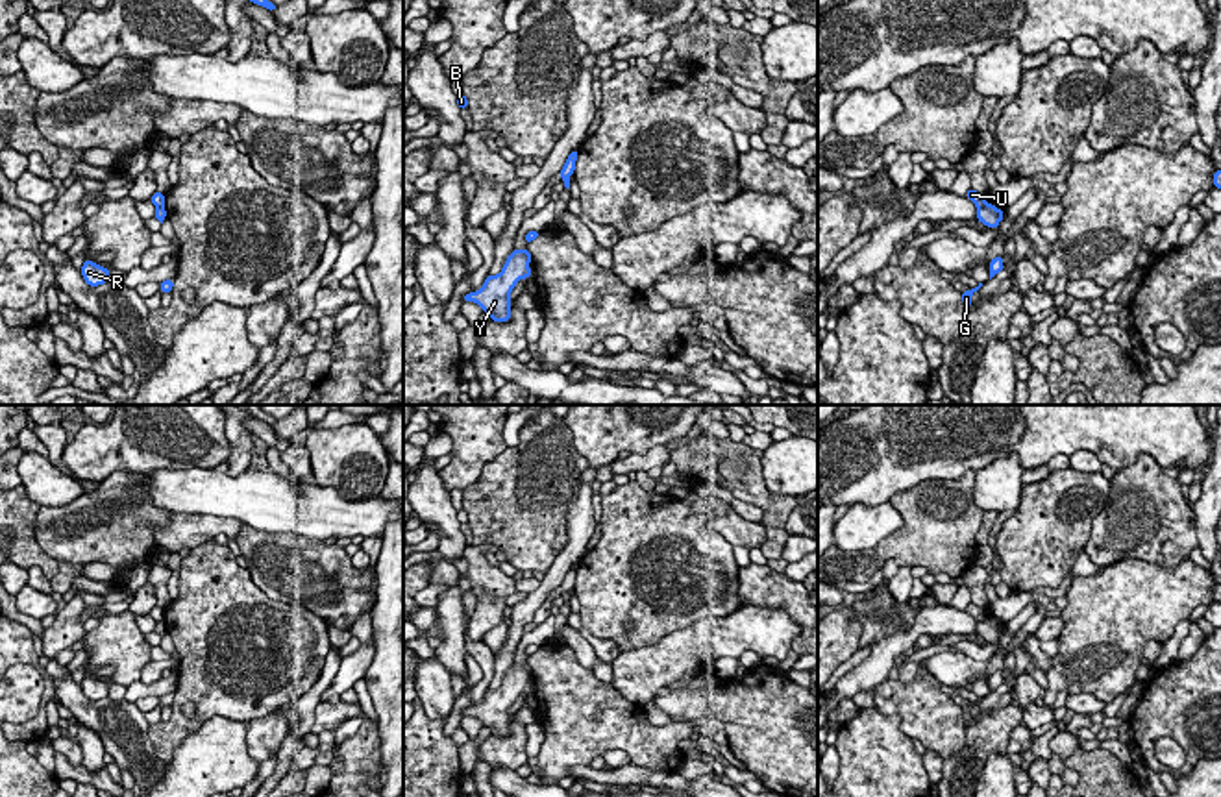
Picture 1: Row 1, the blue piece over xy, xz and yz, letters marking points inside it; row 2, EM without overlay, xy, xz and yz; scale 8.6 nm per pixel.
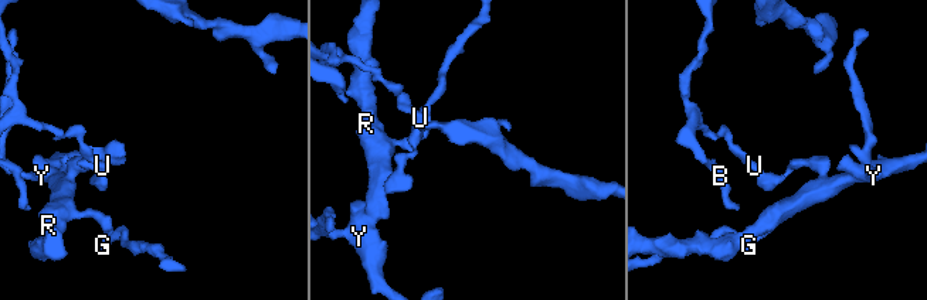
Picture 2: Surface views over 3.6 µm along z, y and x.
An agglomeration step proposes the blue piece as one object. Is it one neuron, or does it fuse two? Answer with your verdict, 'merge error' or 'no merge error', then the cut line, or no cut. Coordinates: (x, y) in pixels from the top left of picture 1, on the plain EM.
merge error; cut yz (986, 618), (977, 622)

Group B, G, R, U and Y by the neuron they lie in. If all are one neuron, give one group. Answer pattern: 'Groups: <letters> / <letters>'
Groups: B U / G R Y

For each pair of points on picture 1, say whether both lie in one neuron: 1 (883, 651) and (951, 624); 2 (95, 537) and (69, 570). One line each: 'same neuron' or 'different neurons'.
1: same neuron
2: different neurons

